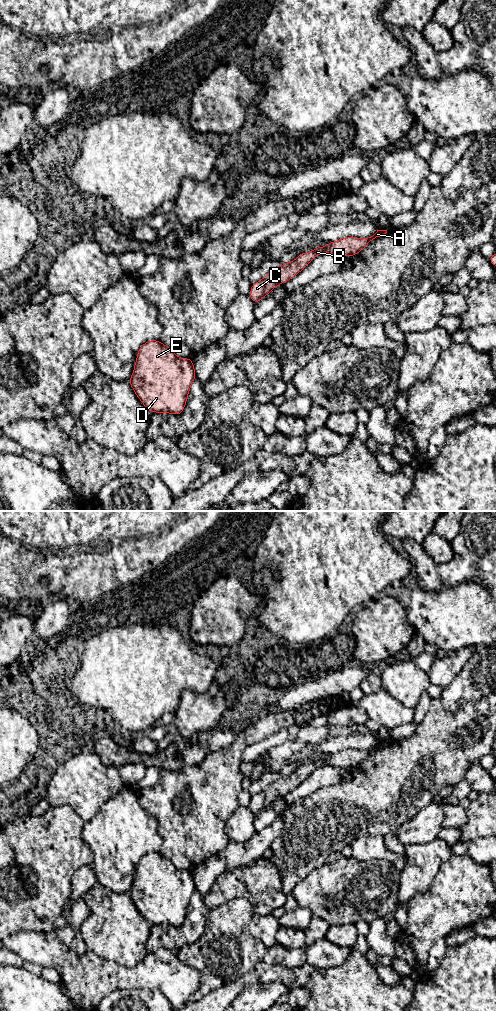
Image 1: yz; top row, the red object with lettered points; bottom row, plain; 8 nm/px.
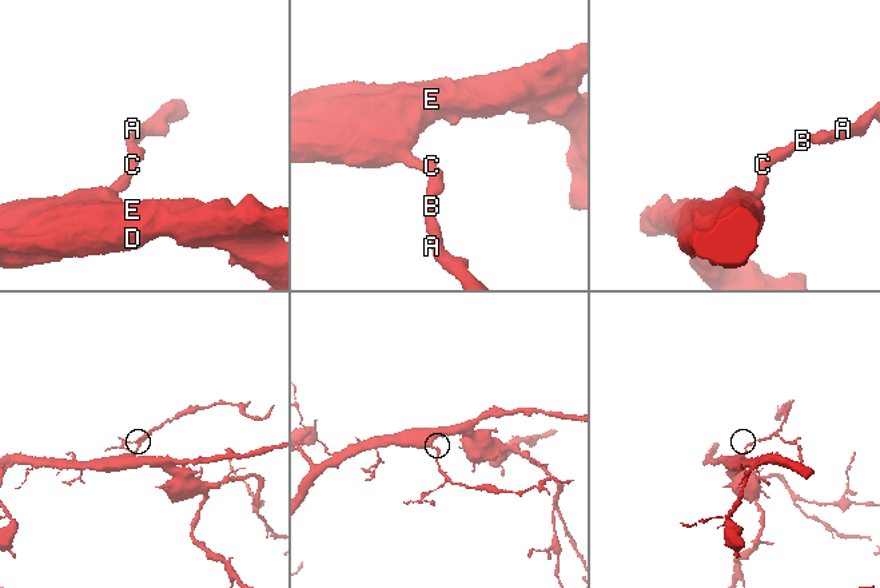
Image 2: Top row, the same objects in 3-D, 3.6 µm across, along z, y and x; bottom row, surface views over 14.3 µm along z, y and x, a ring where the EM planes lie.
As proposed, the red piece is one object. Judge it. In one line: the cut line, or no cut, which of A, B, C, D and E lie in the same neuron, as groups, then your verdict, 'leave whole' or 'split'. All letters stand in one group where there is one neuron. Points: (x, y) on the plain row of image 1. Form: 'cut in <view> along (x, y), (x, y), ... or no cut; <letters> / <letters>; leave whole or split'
no cut; A B C D E; leave whole

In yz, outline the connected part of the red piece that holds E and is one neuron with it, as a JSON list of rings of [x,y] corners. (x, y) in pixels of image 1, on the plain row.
[[[150,852],[137,865],[129,895],[151,925],[180,927],[195,890],[192,871],[179,870],[159,852]]]

